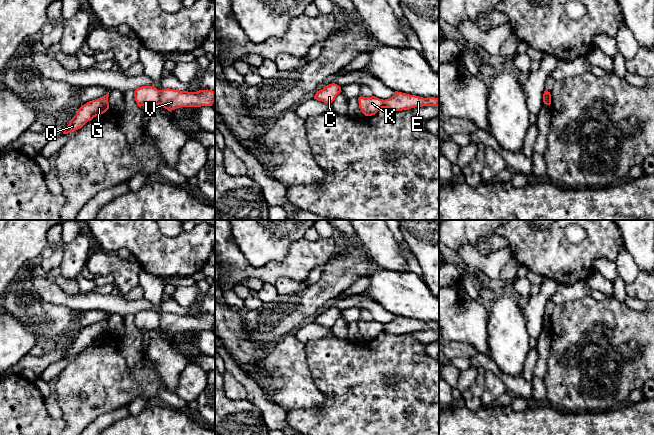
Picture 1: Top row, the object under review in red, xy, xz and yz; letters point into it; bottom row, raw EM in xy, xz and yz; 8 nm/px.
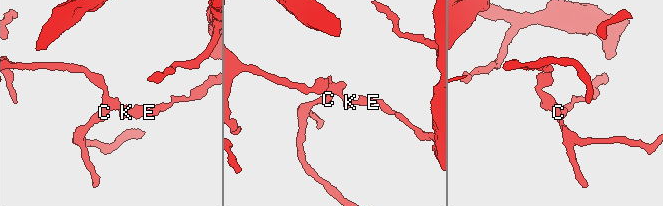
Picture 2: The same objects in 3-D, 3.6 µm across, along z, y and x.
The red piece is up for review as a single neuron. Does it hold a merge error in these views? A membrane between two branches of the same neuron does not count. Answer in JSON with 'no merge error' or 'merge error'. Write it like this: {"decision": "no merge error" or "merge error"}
{"decision": "merge error"}

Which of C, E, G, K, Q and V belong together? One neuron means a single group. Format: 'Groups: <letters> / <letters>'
Groups: C G K Q / E V

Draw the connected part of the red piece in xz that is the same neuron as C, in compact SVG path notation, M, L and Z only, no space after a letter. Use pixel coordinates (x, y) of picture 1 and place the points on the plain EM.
M332 307L317 315L314 323L331 328L340 316L341 311L335 307Z

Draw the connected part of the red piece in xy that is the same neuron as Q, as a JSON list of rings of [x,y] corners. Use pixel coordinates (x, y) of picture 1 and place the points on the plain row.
[[[109,316],[81,330],[76,339],[69,345],[68,350],[64,353],[63,358],[68,358],[82,352],[88,345],[94,341],[105,337],[109,333],[108,327]]]

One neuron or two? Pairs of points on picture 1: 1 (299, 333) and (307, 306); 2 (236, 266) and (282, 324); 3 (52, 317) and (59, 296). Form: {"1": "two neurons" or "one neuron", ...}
{"1": "two neurons", "2": "two neurons", "3": "two neurons"}

